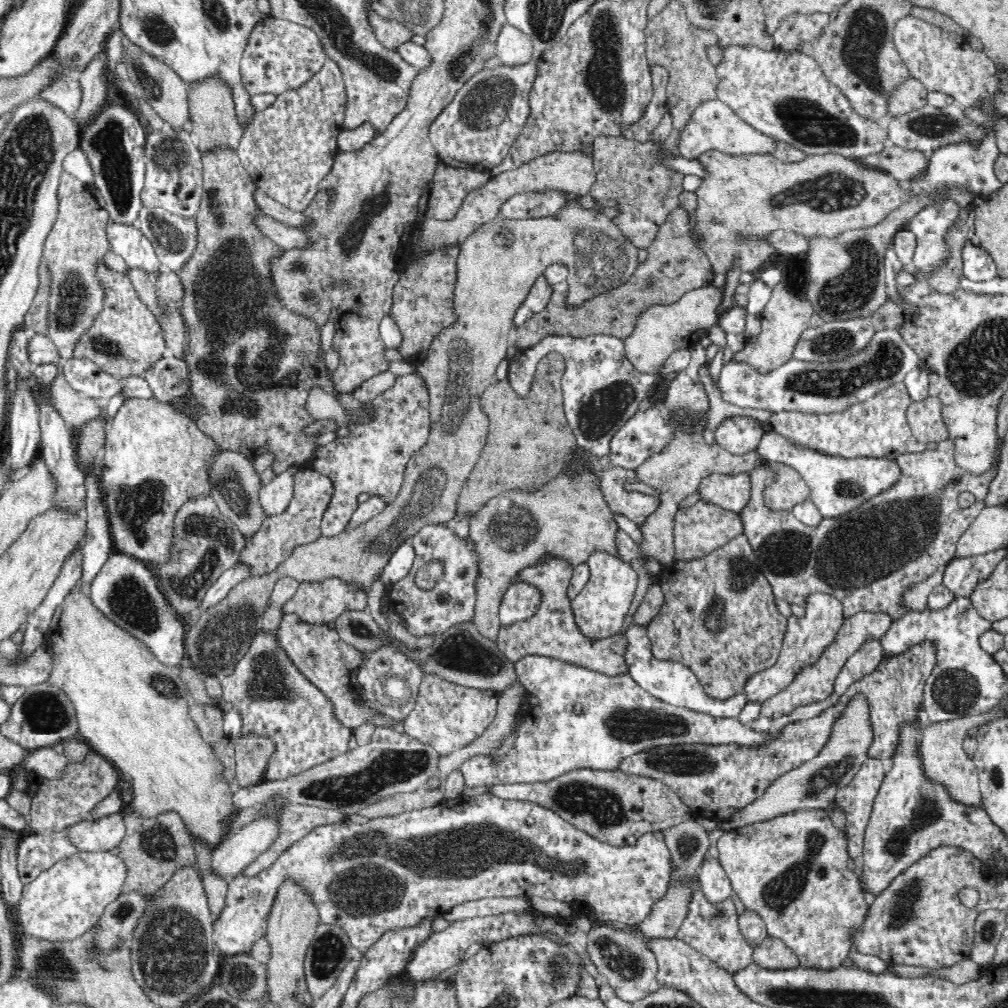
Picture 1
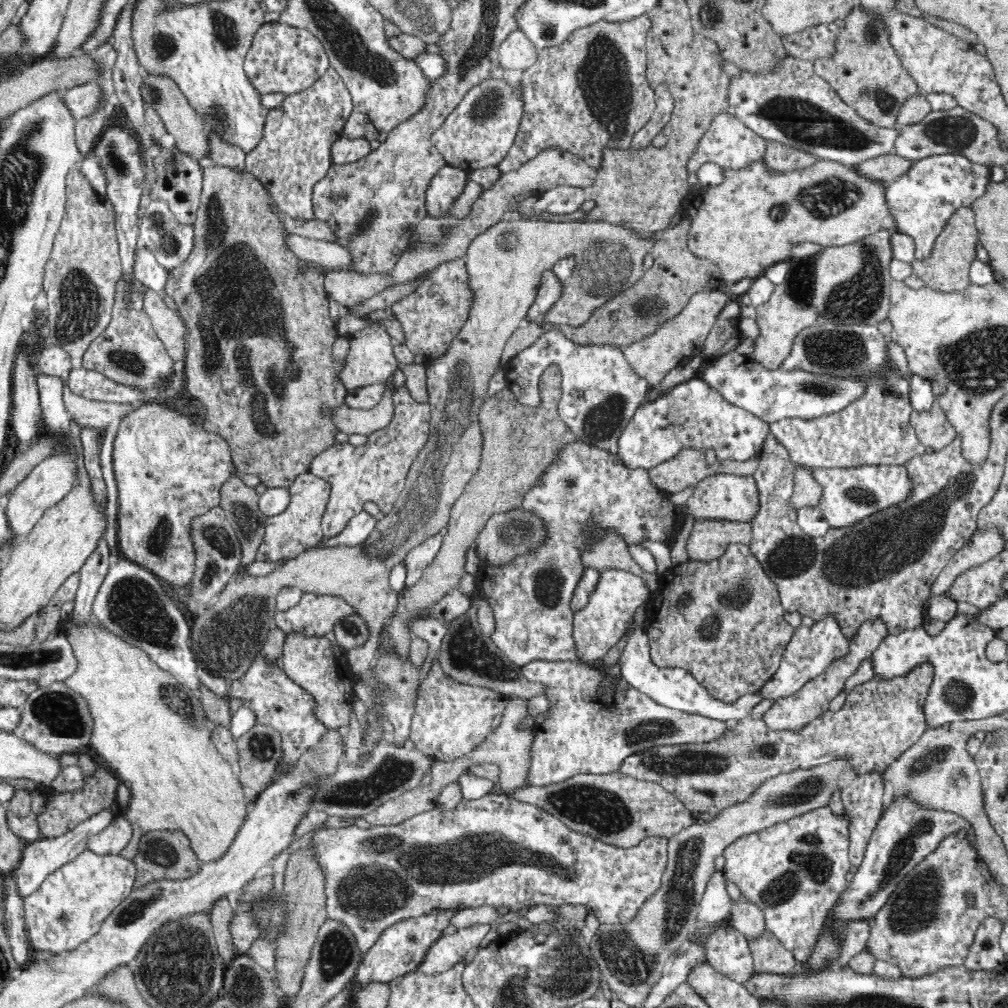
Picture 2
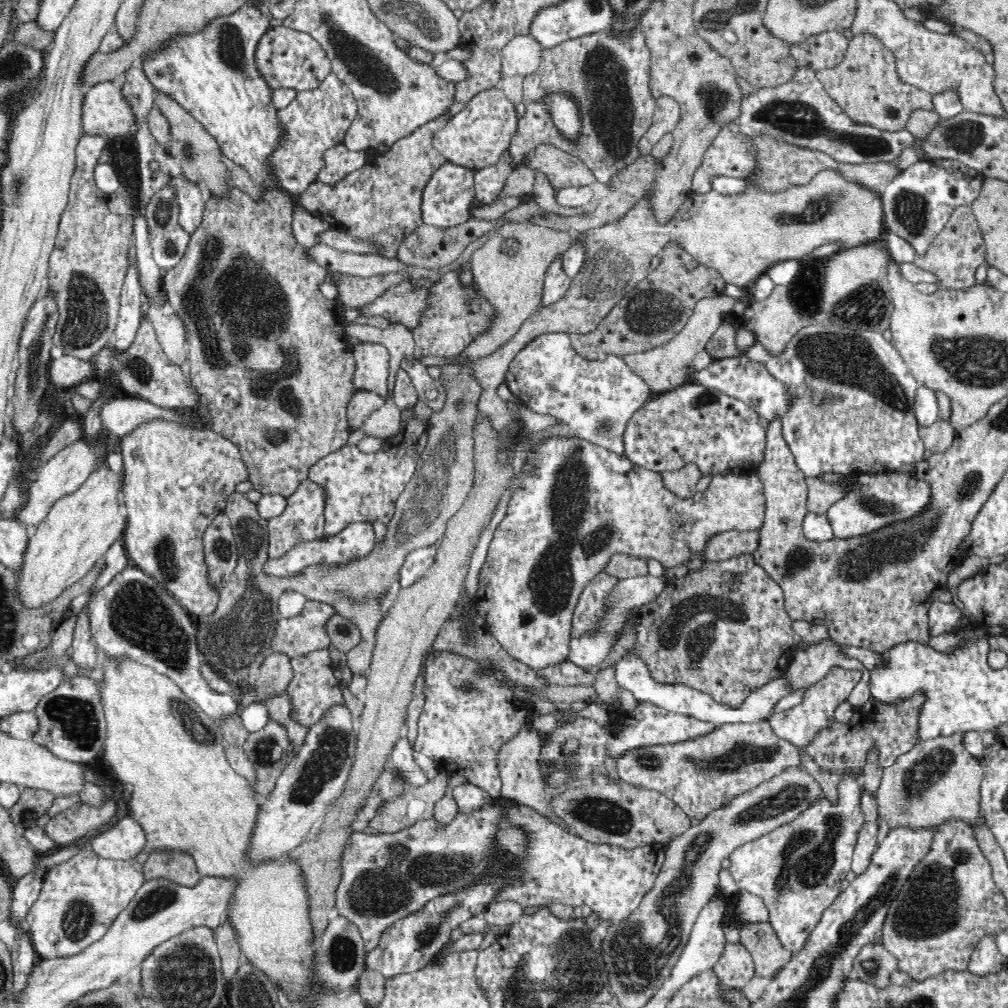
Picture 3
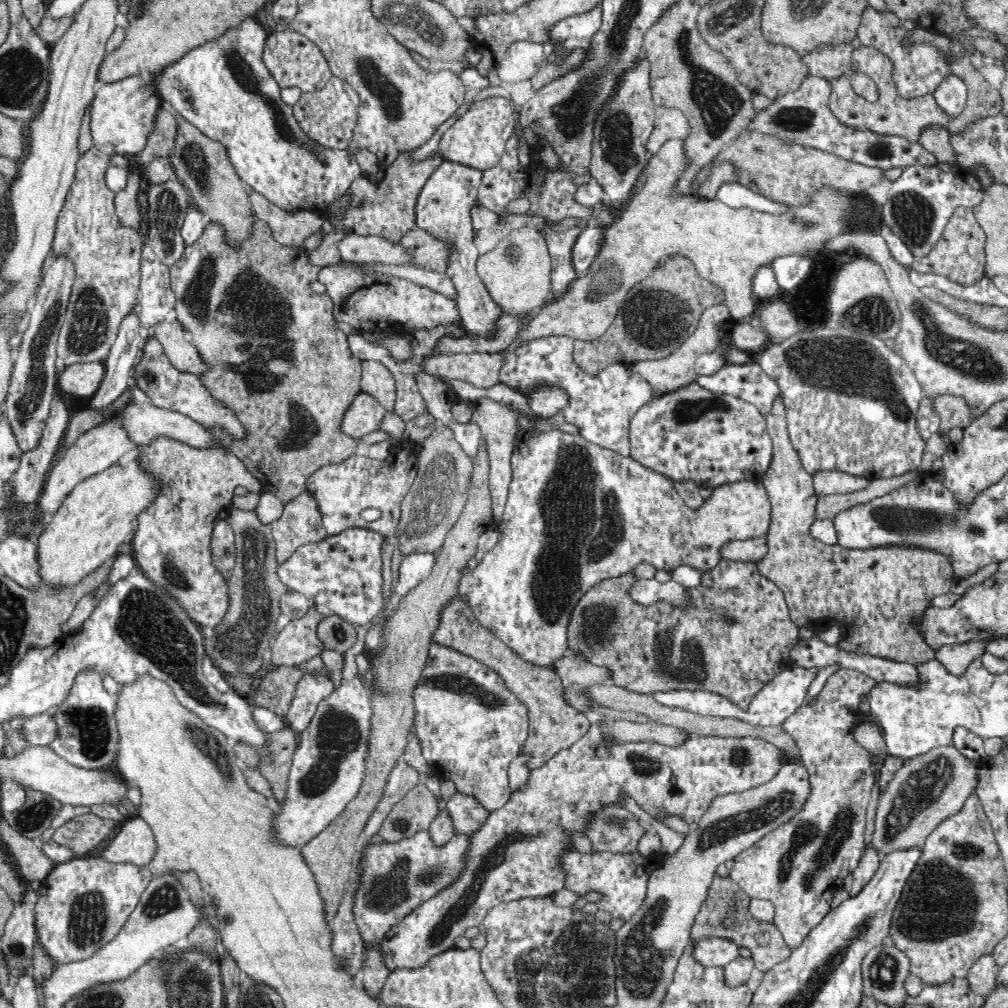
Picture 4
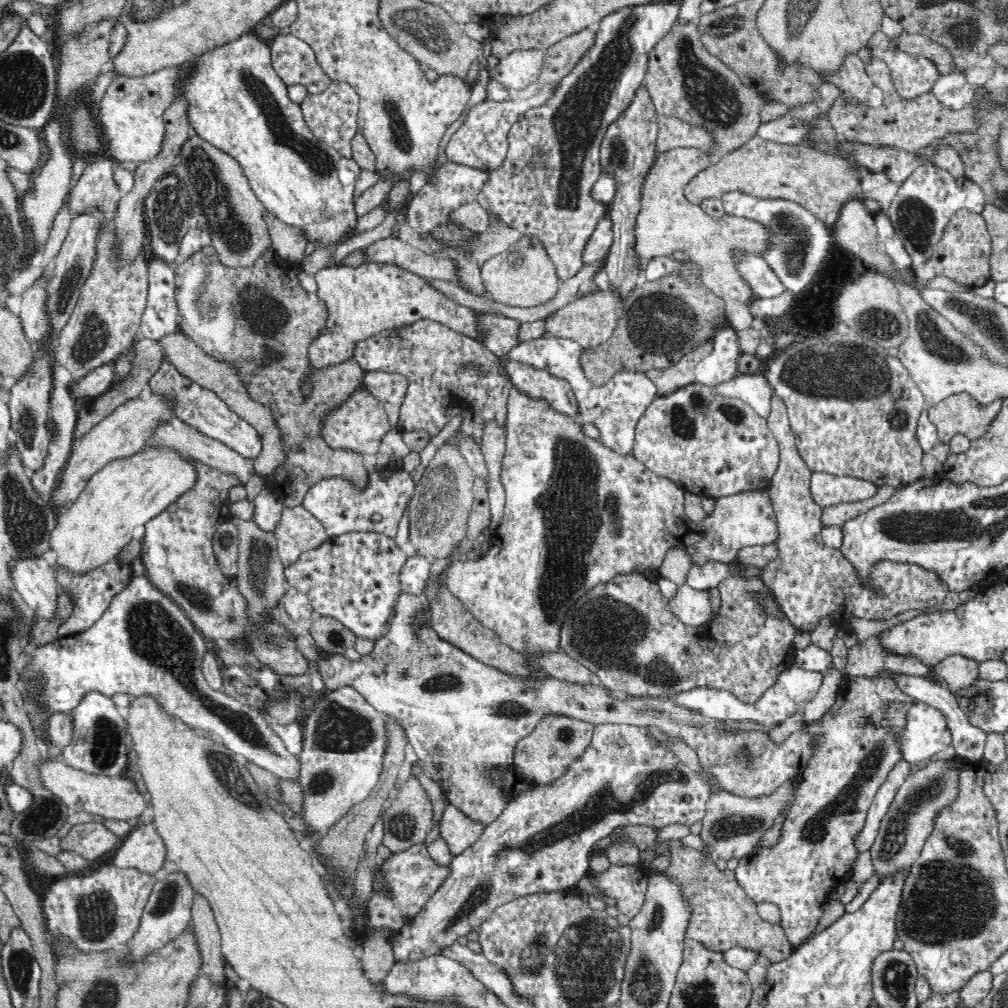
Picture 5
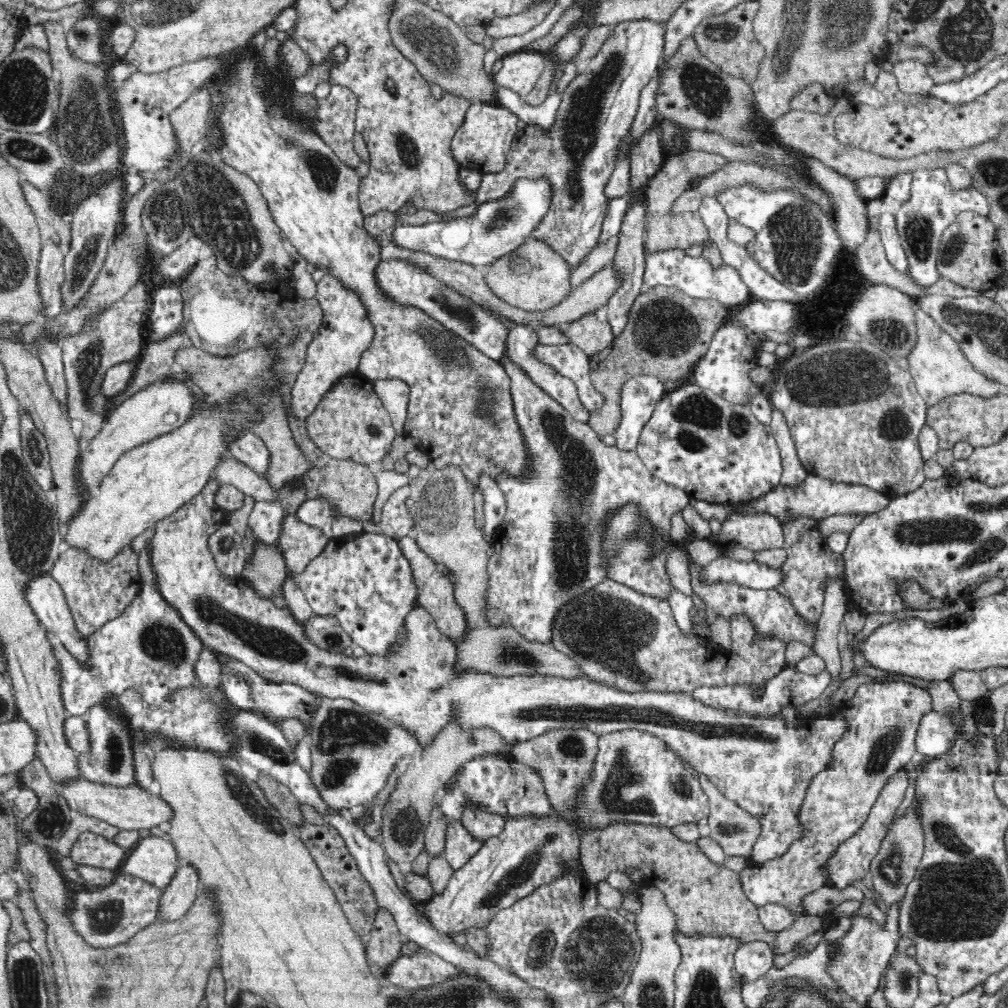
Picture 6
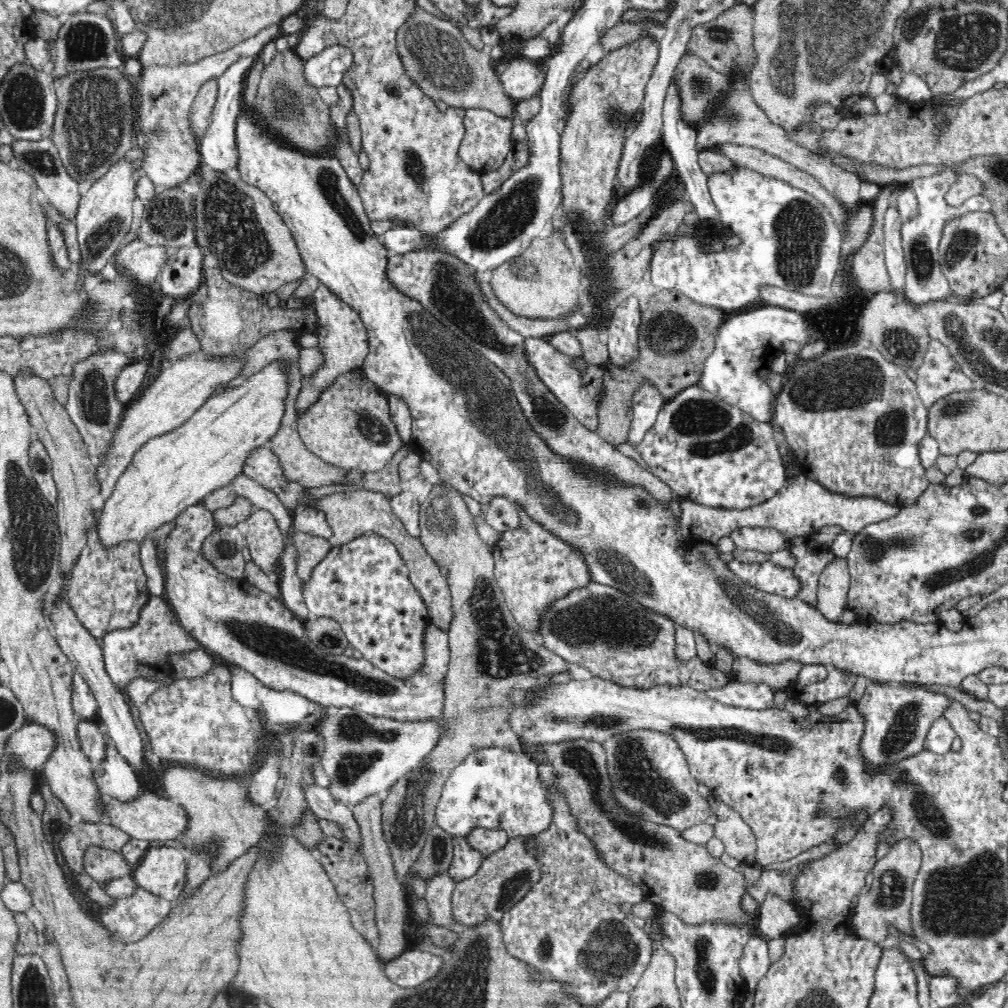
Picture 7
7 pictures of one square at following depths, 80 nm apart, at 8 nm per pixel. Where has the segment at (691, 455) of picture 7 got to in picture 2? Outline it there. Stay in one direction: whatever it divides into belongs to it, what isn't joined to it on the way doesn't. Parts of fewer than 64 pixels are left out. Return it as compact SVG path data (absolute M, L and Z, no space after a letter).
M697 374L694 378L668 389L666 394L653 402L641 405L618 436L616 456L626 467L648 469L666 460L672 460L680 452L680 448L691 445L691 448L699 448L704 454L708 450L714 450L717 460L750 460L752 456L761 456L768 433L769 423L736 403L730 404L730 401L726 401Z

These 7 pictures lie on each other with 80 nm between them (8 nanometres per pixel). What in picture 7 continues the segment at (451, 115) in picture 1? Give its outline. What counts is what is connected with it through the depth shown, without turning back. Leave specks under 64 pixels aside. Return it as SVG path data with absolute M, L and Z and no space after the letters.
M466 109L464 115L465 132L460 144L457 145L457 154L461 162L481 175L498 170L504 164L506 156L511 151L513 141L511 131L516 123L507 115L498 115L488 109Z

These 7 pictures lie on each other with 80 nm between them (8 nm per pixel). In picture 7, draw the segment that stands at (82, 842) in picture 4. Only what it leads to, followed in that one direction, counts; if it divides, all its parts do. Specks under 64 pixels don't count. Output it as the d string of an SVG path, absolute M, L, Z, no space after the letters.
M90 846L84 852L82 863L84 863L86 874L90 874L95 880L97 888L108 880L122 878L132 873L132 868L122 853L99 846Z

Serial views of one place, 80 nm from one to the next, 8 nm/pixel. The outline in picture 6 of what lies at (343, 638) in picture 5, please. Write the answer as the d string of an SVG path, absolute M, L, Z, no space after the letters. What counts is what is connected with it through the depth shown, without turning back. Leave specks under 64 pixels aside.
M314 615L302 626L307 637L322 650L342 653L345 648L354 644L340 622L332 617Z

